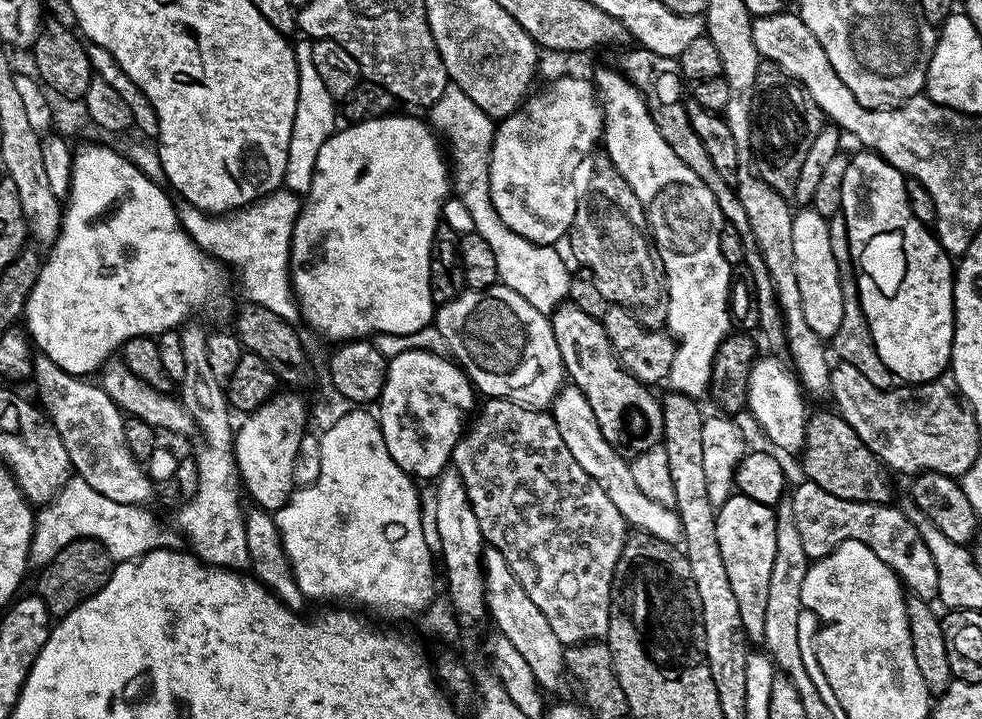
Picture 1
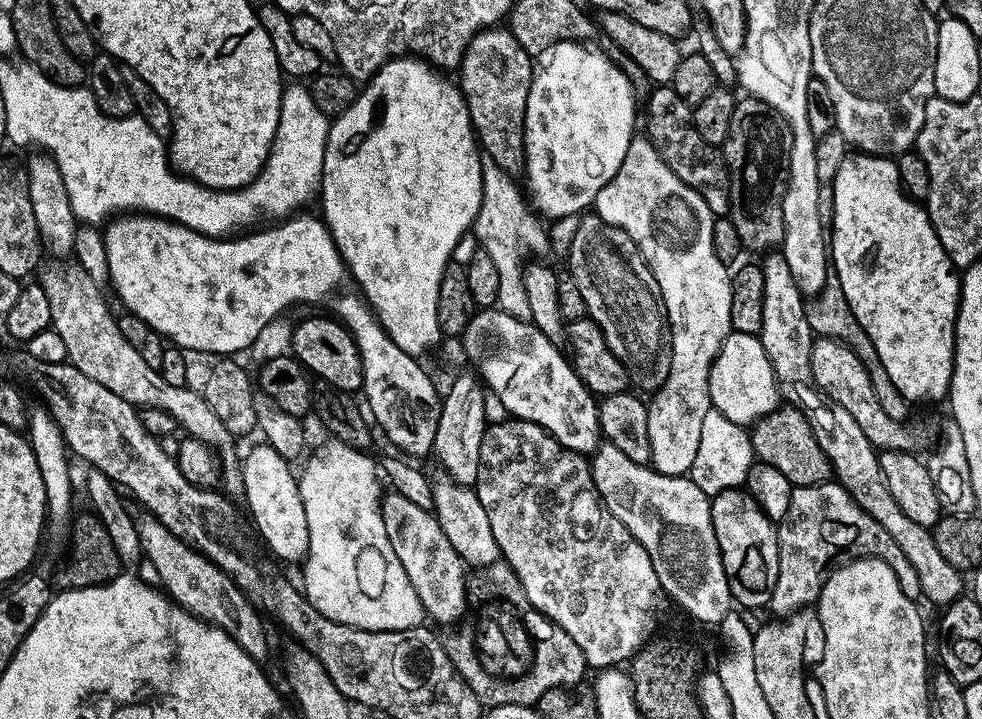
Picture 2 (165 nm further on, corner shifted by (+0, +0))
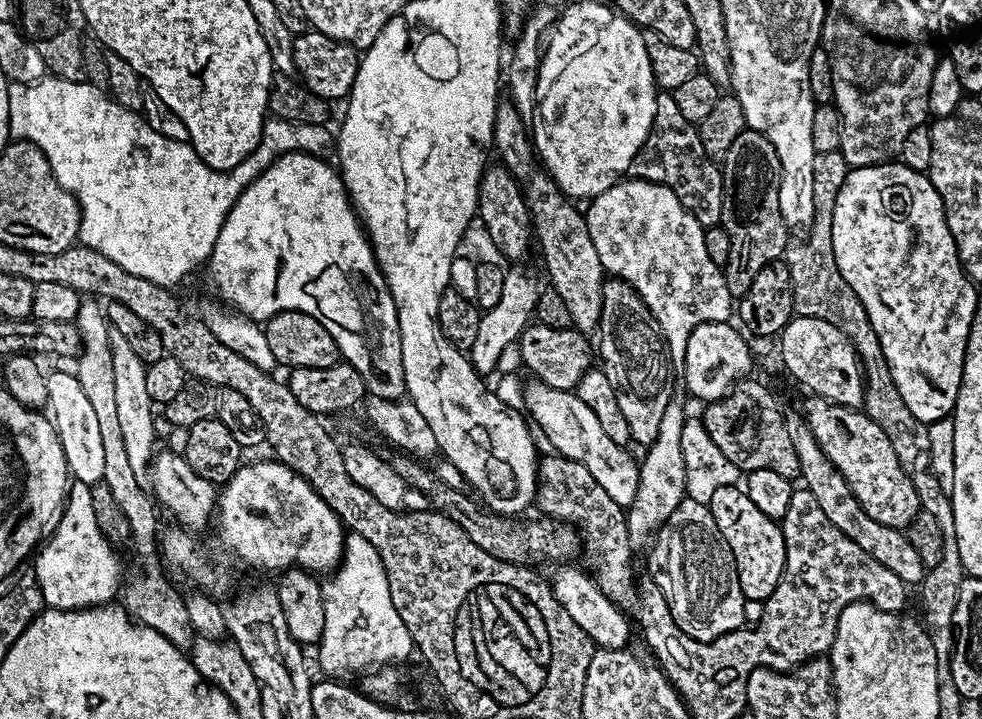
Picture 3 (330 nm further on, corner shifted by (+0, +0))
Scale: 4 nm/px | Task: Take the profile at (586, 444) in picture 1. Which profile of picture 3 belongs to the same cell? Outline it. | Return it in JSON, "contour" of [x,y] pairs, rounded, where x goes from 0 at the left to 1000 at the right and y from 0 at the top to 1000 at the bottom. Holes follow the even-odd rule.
{"contour":[[[698,693],[688,705],[688,712],[682,715],[680,725],[666,741],[663,762],[664,769],[660,773],[663,811],[667,812],[670,821],[674,821],[686,865],[699,883],[708,890],[723,893],[741,879],[749,878],[759,866],[760,836],[756,826],[756,815],[752,809],[752,793],[745,761],[741,758],[739,748],[735,748],[731,737],[731,726],[722,702]]]}

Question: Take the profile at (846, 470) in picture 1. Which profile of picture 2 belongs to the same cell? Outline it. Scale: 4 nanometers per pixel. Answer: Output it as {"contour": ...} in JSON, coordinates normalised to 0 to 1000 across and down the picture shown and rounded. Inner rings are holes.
{"contour":[[[793,565],[765,591],[764,602],[769,638],[800,659],[802,669],[810,677],[820,679],[848,666],[847,641],[843,640],[837,620],[833,620],[833,609],[829,609],[829,598],[817,569],[810,565]]]}

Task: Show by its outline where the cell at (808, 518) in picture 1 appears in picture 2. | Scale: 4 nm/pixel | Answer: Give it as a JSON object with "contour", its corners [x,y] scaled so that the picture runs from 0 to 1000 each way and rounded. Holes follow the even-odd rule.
{"contour":[[[853,672],[808,677],[804,704],[792,726],[790,747],[794,797],[784,841],[787,858],[805,857],[808,851],[830,841],[837,826],[837,814],[843,808],[843,800],[855,786],[865,784],[878,773],[892,773],[903,782],[919,815],[919,826],[928,834],[938,833],[935,797],[927,784],[927,776],[919,771],[914,754],[906,748],[906,737],[890,726],[890,720],[886,720],[886,715],[882,715],[882,709],[878,709],[878,704],[874,704],[874,698],[870,698],[870,693],[866,693],[864,683]]]}

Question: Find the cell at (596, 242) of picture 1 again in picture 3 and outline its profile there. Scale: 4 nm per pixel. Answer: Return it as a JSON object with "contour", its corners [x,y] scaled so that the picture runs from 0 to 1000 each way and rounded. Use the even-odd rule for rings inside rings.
{"contour":[[[616,388],[610,467],[609,501],[617,526],[621,526],[621,537],[625,537],[629,565],[637,580],[637,590],[642,592],[644,612],[653,620],[664,618],[666,609],[670,609],[674,576],[678,576],[678,565],[682,565],[686,554],[686,508],[680,495],[680,481],[676,477],[672,455],[668,452],[658,420],[654,420],[651,409],[636,389]]]}

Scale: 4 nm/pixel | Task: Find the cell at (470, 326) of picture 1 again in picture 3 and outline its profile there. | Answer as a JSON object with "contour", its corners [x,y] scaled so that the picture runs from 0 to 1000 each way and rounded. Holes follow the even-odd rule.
{"contour":[[[542,531],[539,540],[537,535],[533,548],[534,567],[541,588],[554,599],[555,609],[566,622],[563,624],[569,633],[597,648],[597,654],[601,654],[601,659],[608,668],[609,676],[613,676],[613,682],[617,682],[617,687],[625,693],[630,707],[643,707],[650,687],[652,645],[649,636],[647,640],[638,629],[641,624],[636,619],[625,615],[617,605],[617,598],[613,598],[605,570],[601,570],[601,565],[597,565],[597,559],[593,559],[593,554],[589,554],[586,544],[569,545],[549,531]]]}

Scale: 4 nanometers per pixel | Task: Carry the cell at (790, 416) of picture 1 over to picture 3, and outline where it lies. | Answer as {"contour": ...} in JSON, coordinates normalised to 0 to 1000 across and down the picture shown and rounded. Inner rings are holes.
{"contour":[[[742,446],[713,449],[704,460],[699,478],[699,498],[695,508],[700,542],[722,562],[734,556],[745,542],[745,535],[765,522],[766,490],[759,470]]]}

